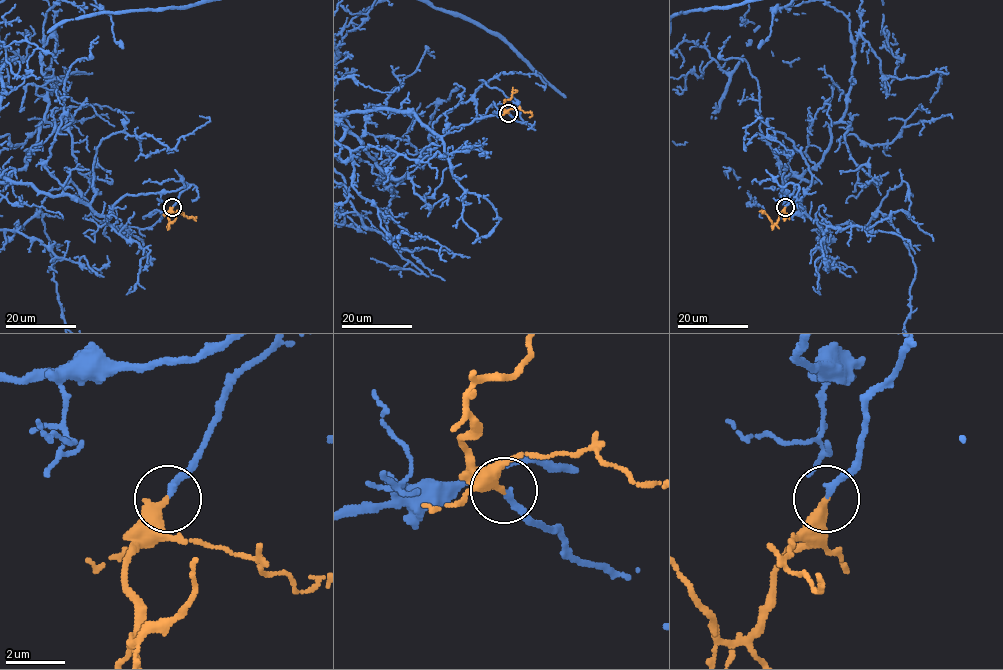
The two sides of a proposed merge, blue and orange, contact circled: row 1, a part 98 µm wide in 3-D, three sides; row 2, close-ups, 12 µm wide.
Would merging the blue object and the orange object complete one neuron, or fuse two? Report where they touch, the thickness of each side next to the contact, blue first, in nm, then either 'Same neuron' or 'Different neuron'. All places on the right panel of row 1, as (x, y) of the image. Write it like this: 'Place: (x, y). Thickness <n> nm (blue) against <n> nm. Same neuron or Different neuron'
Place: (785, 207). Thickness 240 nm (blue) against 360 nm. Same neuron

